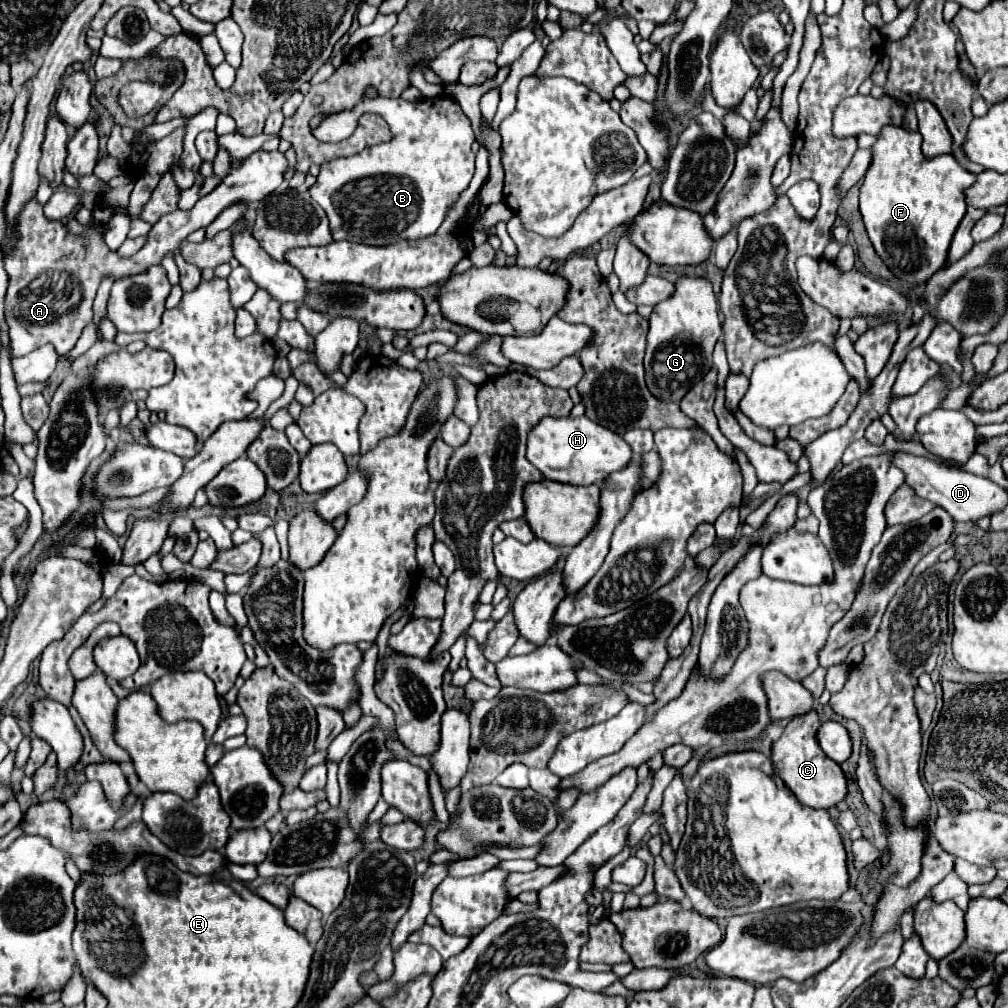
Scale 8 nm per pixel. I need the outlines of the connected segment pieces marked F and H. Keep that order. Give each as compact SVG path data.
M886 126L872 146L872 162L860 186L860 212L878 256L894 272L894 276L916 284L926 282L934 272L946 266L952 236L966 214L962 190L976 182L976 176L962 168L952 154L926 158L920 150L920 142L922 136L918 132L910 132L904 126Z
M586 416L580 418L542 418L540 424L530 432L528 438L528 460L554 482L590 486L594 482L606 480L612 472L622 470L632 460L632 450L616 432L598 426Z

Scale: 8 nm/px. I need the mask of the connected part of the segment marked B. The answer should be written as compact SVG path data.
M446 94L420 98L420 102L376 98L360 100L354 108L328 116L312 132L320 142L346 140L356 130L362 112L384 116L392 130L392 140L320 166L310 196L326 210L334 240L386 246L398 240L422 240L436 234L448 210L474 176L474 132L468 116Z

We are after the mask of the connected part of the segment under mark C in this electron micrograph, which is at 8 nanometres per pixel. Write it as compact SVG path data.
M816 712L792 718L784 728L782 738L772 744L772 766L804 806L828 810L846 798L848 784L842 768L834 760L826 758L826 754L822 754L822 748L816 742L818 728L820 720Z

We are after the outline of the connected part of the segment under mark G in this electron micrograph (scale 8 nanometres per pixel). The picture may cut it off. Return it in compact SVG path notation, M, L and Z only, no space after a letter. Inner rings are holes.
M680 276L674 286L674 294L658 302L648 318L650 332L644 356L646 384L664 402L680 400L712 368L712 350L722 334L712 282L700 276Z

